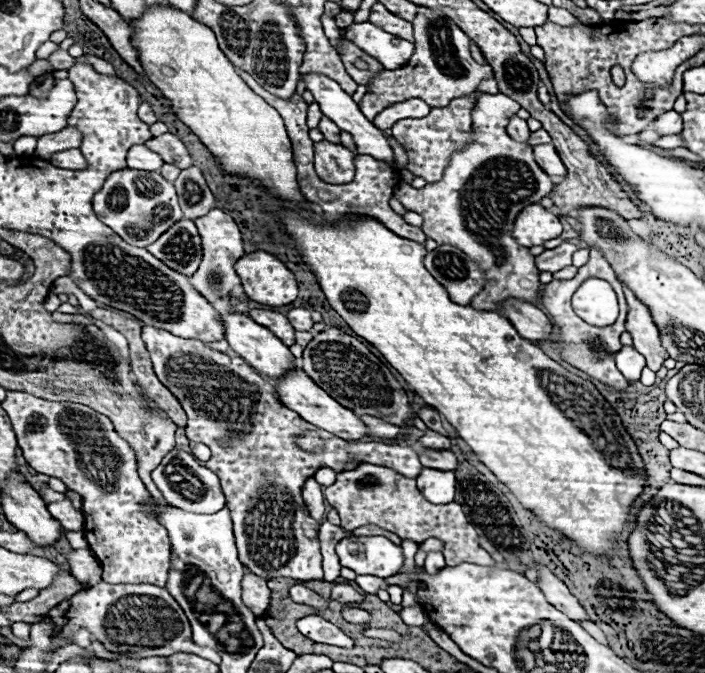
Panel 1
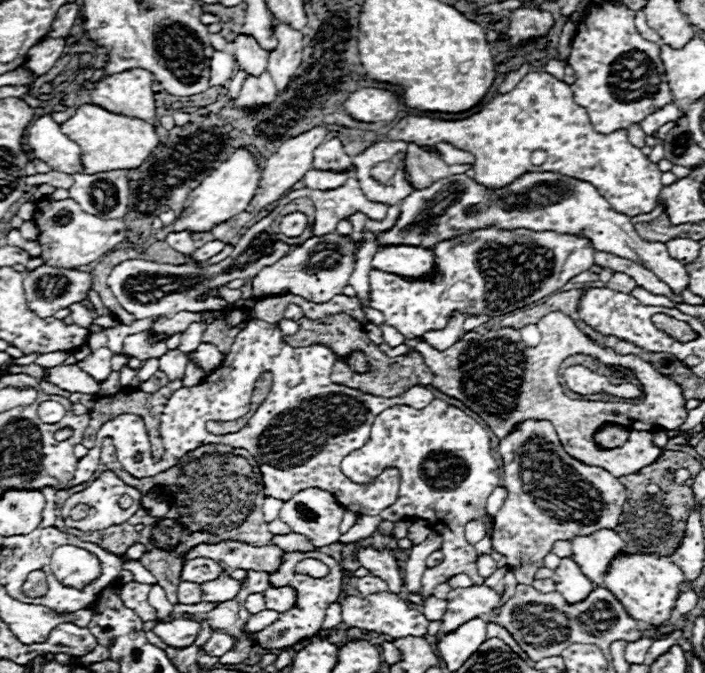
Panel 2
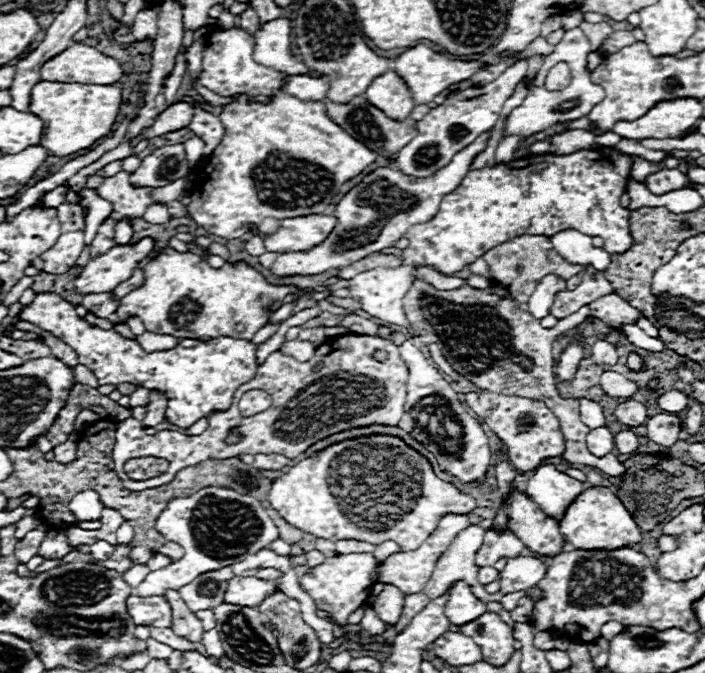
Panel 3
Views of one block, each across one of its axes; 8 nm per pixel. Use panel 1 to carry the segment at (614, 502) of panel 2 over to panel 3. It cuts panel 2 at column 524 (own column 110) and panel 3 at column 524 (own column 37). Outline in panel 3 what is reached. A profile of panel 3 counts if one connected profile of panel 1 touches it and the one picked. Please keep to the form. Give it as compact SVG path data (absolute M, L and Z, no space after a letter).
M468 392L464 394L464 402L496 432L496 436L508 448L506 454L514 468L526 472L534 470L546 458L560 456L564 452L564 436L560 432L558 418L538 400L508 396L508 394L492 394L492 392Z

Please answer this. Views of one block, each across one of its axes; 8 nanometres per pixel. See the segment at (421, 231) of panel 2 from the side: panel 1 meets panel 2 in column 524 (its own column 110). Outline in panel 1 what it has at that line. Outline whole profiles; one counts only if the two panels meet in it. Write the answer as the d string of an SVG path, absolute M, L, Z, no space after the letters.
M116 170L112 172L100 192L96 192L94 200L94 214L112 228L122 240L132 246L146 248L148 244L156 242L172 224L182 220L182 212L178 206L176 188L164 180L158 172L144 172L144 170Z

